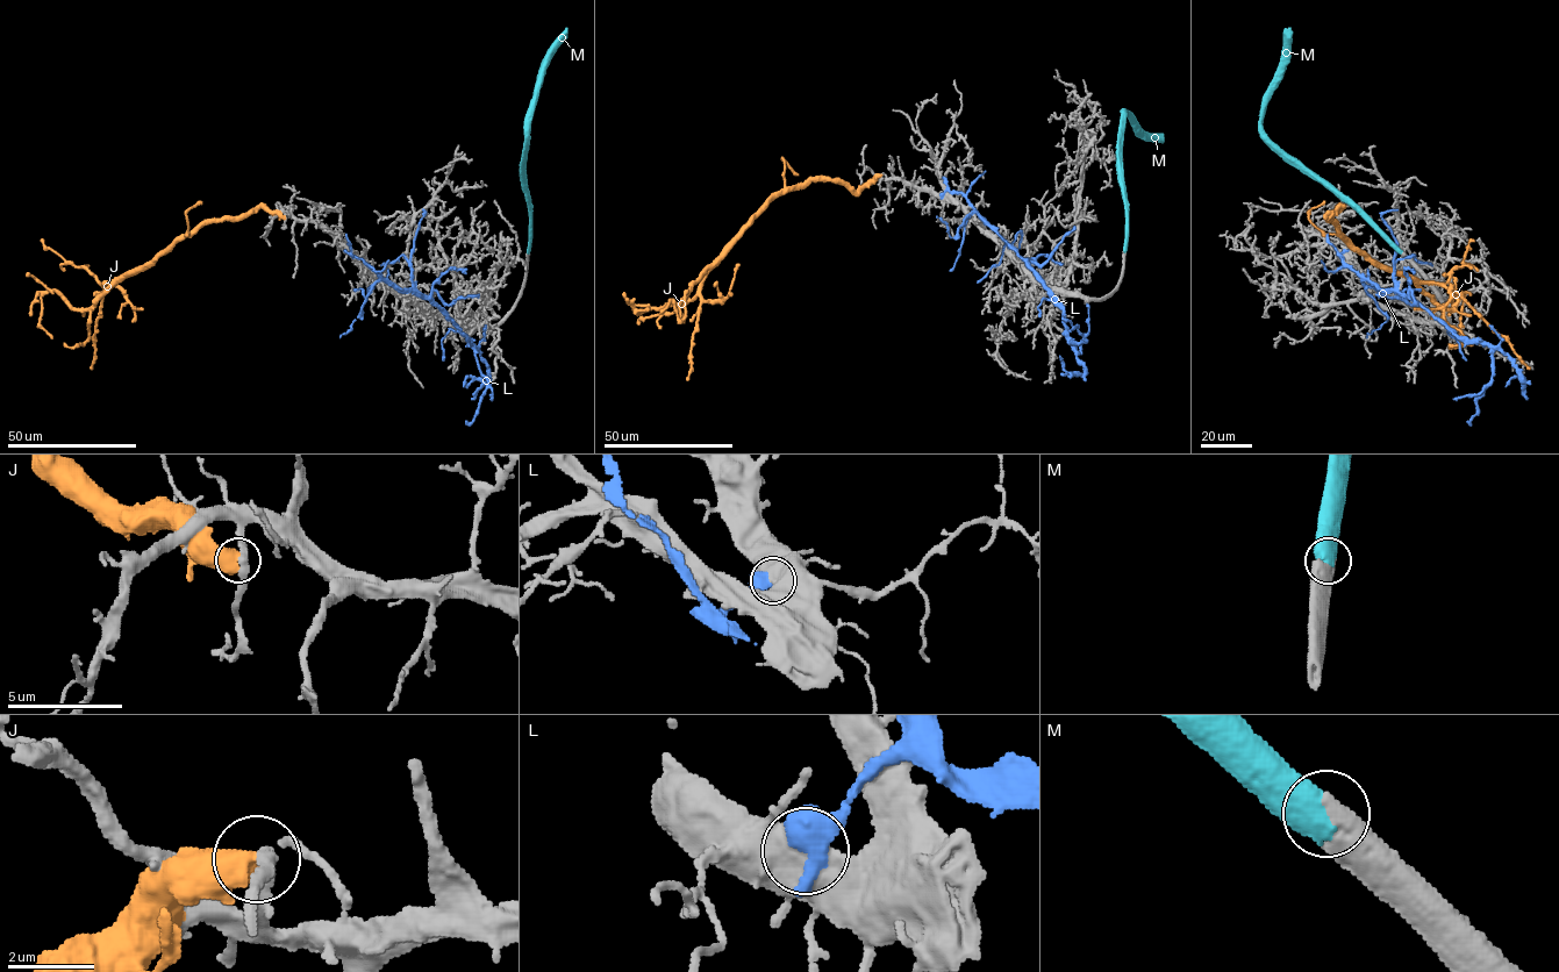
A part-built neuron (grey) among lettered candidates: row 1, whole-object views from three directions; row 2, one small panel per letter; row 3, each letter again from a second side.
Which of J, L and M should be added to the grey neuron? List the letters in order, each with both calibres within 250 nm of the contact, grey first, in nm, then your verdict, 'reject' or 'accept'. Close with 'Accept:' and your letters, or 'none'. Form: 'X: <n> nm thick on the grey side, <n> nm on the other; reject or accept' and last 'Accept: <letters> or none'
J: 260 nm thick on the grey side, 650 nm on the other; reject
L: 550 nm thick on the grey side, 650 nm on the other; reject
M: 600 nm thick on the grey side, 750 nm on the other; accept
Accept: M

